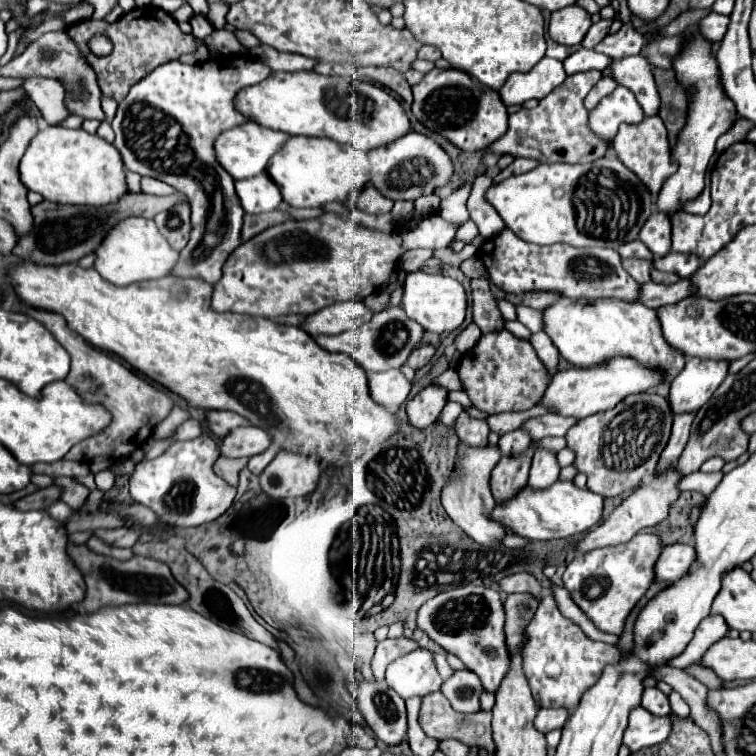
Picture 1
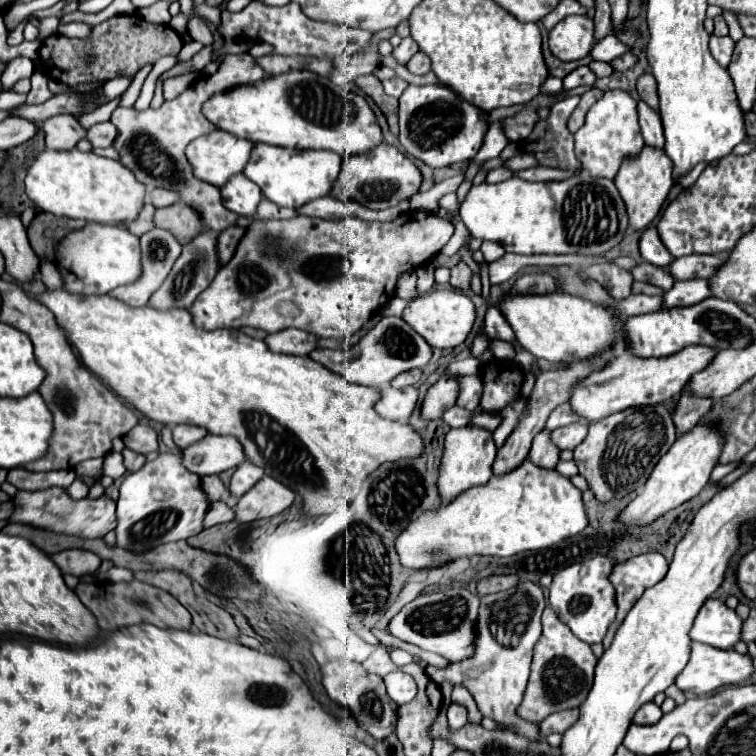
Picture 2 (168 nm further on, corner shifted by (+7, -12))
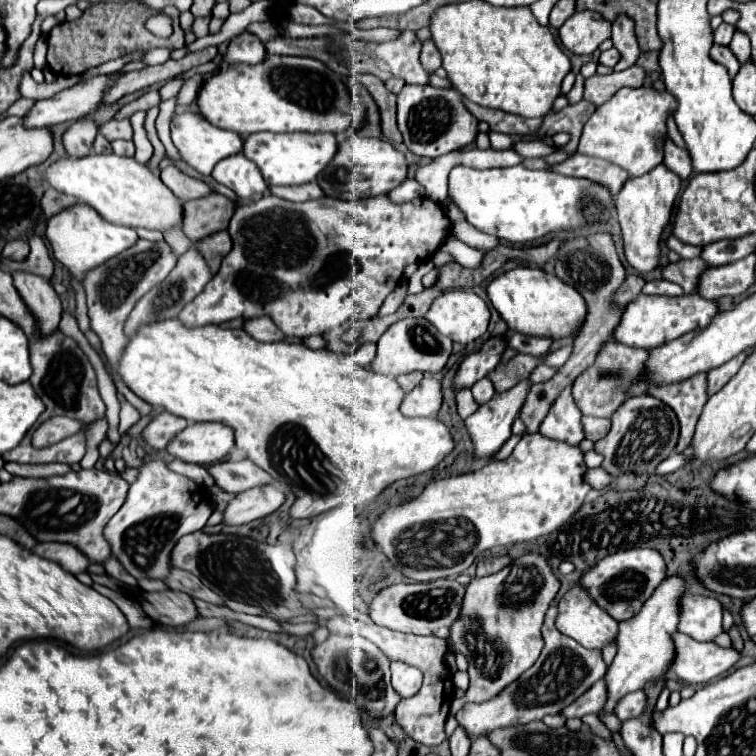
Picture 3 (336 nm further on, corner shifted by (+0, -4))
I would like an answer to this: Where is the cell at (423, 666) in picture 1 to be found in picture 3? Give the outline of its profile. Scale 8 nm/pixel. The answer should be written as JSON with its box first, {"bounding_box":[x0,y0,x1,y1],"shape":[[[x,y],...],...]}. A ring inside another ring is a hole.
{"bounding_box":[391,662,423,698],"shape":[[[391,662],[391,682],[403,698],[409,698],[419,692],[423,674],[415,666],[409,666],[405,662]]]}

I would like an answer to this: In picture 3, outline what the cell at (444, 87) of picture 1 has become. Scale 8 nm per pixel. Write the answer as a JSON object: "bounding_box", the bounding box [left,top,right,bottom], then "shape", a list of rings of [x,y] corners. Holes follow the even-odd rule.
{"bounding_box":[397,84,479,158],"shape":[[[405,84],[397,94],[397,124],[405,146],[427,158],[437,158],[455,150],[463,150],[475,142],[479,128],[477,118],[463,104],[463,94],[455,88],[437,88],[431,84]]]}

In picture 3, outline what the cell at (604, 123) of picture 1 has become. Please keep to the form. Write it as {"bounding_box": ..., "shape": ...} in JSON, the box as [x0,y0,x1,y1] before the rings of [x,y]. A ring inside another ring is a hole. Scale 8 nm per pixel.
{"bounding_box":[579,86,675,176],"shape":[[[651,86],[619,88],[613,98],[597,106],[583,126],[579,152],[609,160],[631,176],[641,176],[663,162],[663,136],[667,134],[667,114],[675,110],[675,102],[667,92],[655,92]]]}

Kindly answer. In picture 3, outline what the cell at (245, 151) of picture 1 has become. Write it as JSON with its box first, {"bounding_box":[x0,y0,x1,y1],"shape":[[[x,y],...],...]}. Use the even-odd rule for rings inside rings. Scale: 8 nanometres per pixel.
{"bounding_box":[171,114,243,178],"shape":[[[187,114],[187,116],[179,116],[179,120],[173,120],[171,122],[171,138],[173,138],[173,144],[179,148],[183,160],[205,178],[211,176],[211,170],[215,168],[215,164],[219,160],[239,154],[243,150],[243,138],[239,134],[221,130],[221,128],[213,126],[211,122],[207,122],[199,114]]]}

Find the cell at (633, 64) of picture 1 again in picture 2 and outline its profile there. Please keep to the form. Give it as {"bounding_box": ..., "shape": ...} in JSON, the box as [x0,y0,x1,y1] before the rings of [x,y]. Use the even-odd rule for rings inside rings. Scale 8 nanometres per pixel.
{"bounding_box":[638,102,664,148],"shape":[[[638,102],[638,114],[640,114],[640,128],[646,140],[646,146],[664,148],[664,130],[662,130],[660,116],[644,102]]]}

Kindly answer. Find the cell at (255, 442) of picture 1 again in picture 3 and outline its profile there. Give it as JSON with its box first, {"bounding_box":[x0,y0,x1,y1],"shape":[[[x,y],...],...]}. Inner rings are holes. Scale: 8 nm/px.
{"bounding_box":[167,422,235,466],"shape":[[[199,422],[189,424],[181,436],[175,436],[167,450],[183,462],[211,466],[225,460],[233,446],[235,432],[229,426],[223,426],[219,422]]]}

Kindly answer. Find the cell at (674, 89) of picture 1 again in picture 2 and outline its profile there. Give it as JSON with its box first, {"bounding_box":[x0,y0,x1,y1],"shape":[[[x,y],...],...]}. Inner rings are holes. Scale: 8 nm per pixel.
{"bounding_box":[636,74,658,110],"shape":[[[642,74],[636,82],[636,90],[640,94],[640,100],[644,100],[650,108],[658,110],[658,92],[656,92],[656,80],[652,74]]]}

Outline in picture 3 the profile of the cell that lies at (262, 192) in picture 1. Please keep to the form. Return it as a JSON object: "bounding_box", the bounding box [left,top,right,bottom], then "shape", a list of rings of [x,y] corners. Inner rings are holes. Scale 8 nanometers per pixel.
{"bounding_box":[211,154,267,200],"shape":[[[243,154],[229,156],[227,160],[221,160],[215,166],[215,172],[211,174],[219,184],[231,188],[241,200],[245,198],[259,198],[267,190],[267,184],[255,166],[255,162],[247,160]]]}

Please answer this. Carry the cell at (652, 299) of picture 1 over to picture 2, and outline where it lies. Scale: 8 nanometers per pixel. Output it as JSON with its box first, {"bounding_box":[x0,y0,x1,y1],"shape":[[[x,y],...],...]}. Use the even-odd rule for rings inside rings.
{"bounding_box":[664,280,712,308],"shape":[[[680,280],[680,282],[674,282],[672,290],[666,292],[664,306],[668,308],[694,306],[700,300],[706,300],[710,296],[712,292],[708,288],[708,280]]]}

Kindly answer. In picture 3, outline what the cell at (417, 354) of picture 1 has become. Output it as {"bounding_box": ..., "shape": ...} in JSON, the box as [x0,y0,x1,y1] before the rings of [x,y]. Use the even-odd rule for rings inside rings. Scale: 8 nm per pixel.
{"bounding_box":[397,372,423,392],"shape":[[[411,372],[411,374],[403,374],[403,376],[397,376],[397,382],[401,384],[401,388],[405,392],[409,392],[411,388],[415,388],[419,382],[421,382],[423,374],[421,372]]]}

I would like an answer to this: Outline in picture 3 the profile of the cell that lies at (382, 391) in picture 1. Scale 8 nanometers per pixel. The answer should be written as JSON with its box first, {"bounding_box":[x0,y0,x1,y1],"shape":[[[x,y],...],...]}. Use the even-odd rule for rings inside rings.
{"bounding_box":[399,378,441,416],"shape":[[[423,378],[419,386],[405,394],[399,410],[405,416],[435,416],[441,406],[441,384],[435,378]]]}

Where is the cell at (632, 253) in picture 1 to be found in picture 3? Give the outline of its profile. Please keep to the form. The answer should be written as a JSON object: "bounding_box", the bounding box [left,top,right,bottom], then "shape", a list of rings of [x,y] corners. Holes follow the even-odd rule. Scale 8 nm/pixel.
{"bounding_box":[661,258,707,292],"shape":[[[693,258],[693,260],[669,262],[667,266],[663,266],[661,274],[663,274],[663,278],[667,278],[669,282],[675,282],[675,284],[683,286],[685,292],[693,292],[695,280],[699,278],[699,272],[703,272],[703,268],[707,268],[707,266],[703,264],[703,260]]]}

